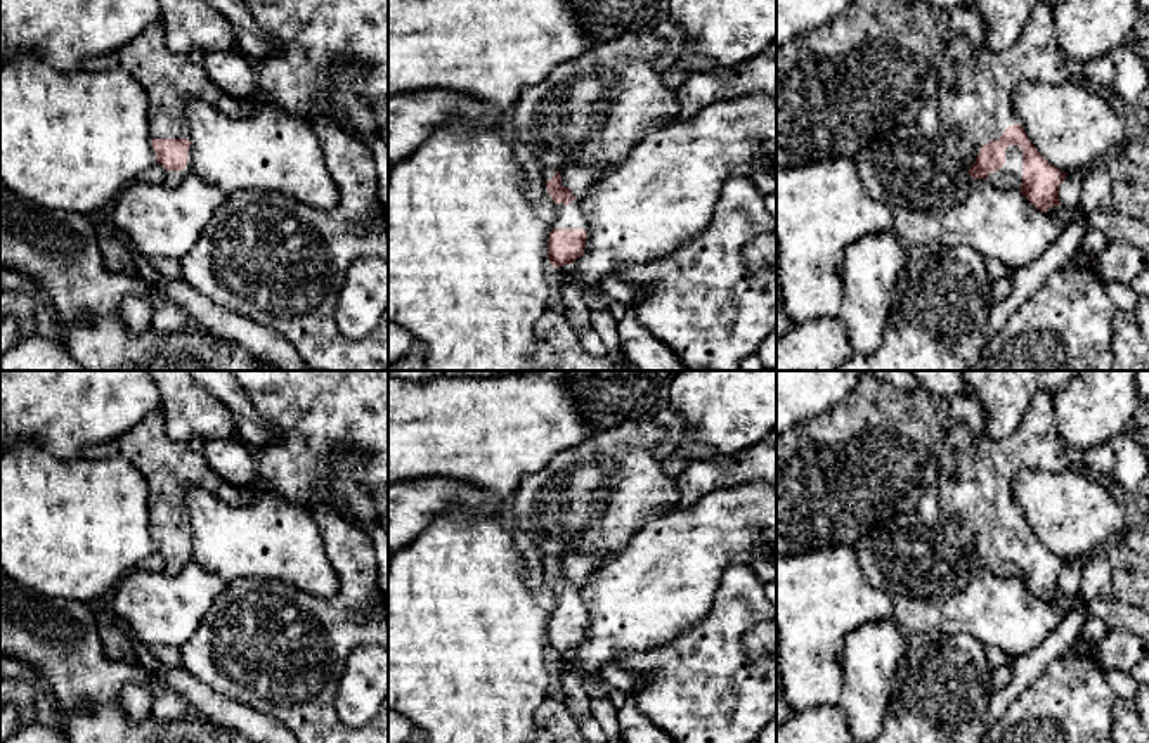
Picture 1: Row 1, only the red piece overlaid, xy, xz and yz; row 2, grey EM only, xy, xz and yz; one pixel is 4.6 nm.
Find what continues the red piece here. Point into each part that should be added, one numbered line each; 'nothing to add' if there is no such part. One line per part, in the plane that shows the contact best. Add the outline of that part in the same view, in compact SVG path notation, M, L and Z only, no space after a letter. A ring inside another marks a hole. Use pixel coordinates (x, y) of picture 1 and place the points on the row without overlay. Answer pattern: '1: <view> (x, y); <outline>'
1: yz (1009, 563); M1009 533L1005 539L1005 552L988 563L988 570L995 575L1021 578L1022 570L1022 539L1017 533Z

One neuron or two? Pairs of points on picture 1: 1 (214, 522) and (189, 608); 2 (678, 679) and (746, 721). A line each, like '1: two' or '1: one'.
1: two
2: one

